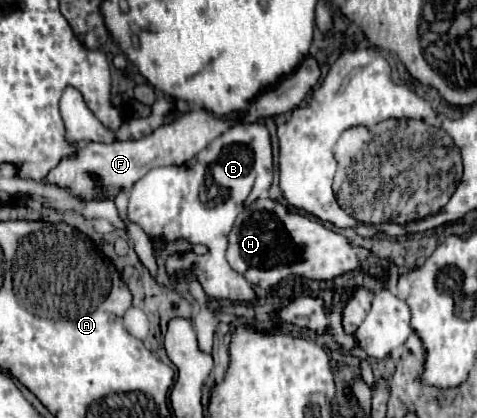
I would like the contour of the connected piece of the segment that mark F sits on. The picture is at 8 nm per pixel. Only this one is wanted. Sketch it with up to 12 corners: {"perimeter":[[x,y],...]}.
{"perimeter":[[192,109],[138,141],[82,143],[46,183],[114,199],[234,121]]}

